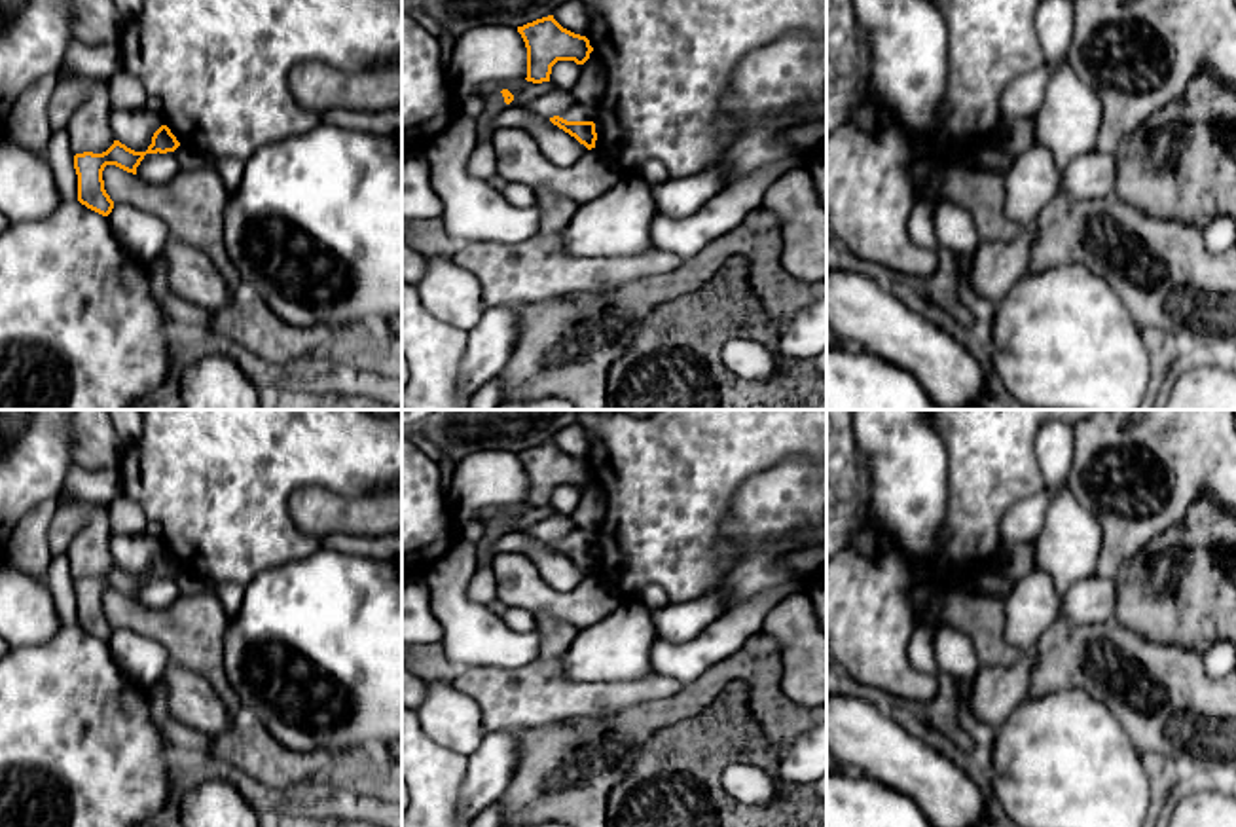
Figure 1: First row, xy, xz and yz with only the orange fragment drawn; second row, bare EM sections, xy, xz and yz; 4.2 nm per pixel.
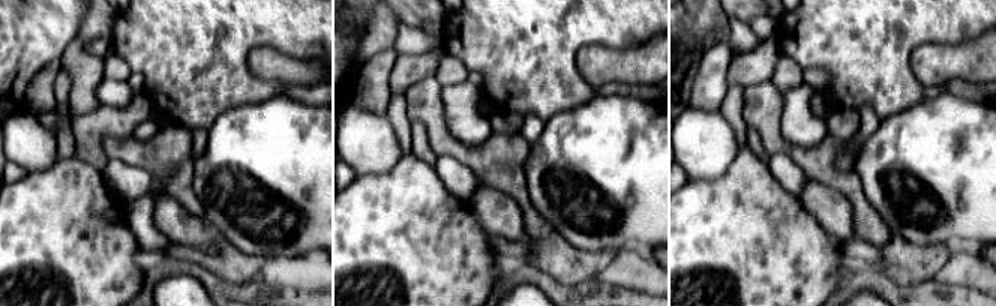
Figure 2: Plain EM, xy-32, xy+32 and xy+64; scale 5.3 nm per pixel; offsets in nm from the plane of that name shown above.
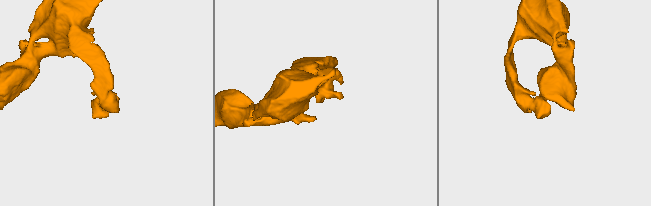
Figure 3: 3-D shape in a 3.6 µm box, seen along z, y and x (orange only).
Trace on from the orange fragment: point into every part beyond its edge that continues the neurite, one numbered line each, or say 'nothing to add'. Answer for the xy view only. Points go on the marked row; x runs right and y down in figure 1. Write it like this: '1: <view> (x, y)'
nothing to add

